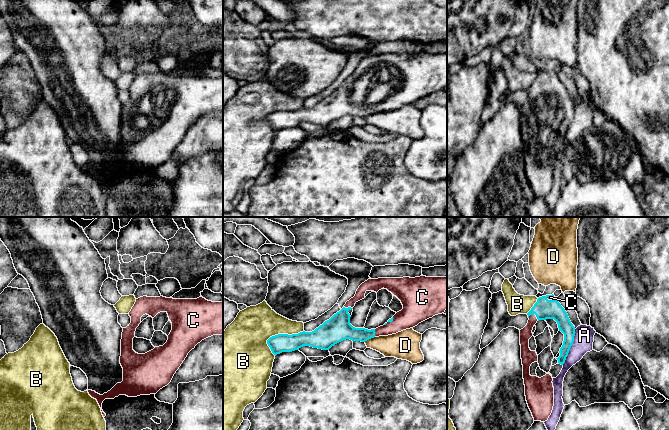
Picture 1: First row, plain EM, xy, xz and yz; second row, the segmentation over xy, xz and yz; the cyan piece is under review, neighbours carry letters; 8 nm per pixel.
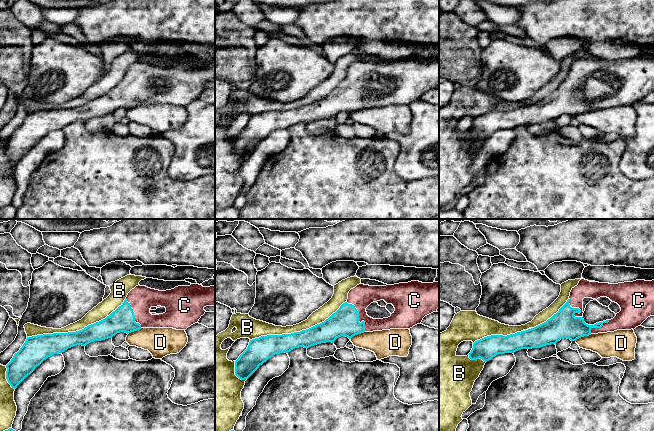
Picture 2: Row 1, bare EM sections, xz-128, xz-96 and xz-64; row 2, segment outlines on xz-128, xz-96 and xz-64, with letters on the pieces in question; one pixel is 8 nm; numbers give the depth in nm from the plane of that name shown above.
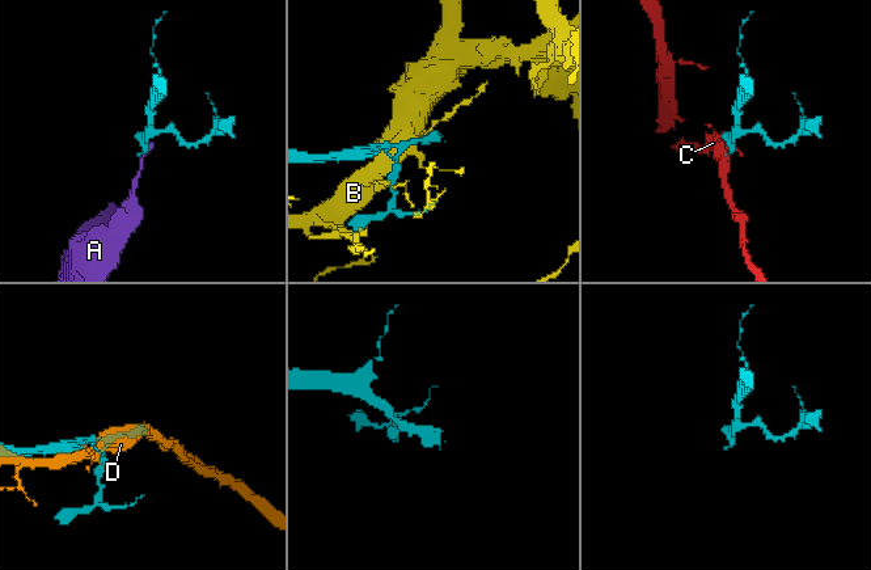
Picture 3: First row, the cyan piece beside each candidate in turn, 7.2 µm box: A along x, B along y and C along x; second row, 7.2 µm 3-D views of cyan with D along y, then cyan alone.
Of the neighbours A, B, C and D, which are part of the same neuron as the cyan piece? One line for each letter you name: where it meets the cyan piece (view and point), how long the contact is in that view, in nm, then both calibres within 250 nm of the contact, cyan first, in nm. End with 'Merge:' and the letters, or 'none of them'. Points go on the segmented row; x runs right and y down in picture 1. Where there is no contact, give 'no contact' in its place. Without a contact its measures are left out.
C: yz (534, 313) | 90 nm | 160/100 nm
Merge: C

